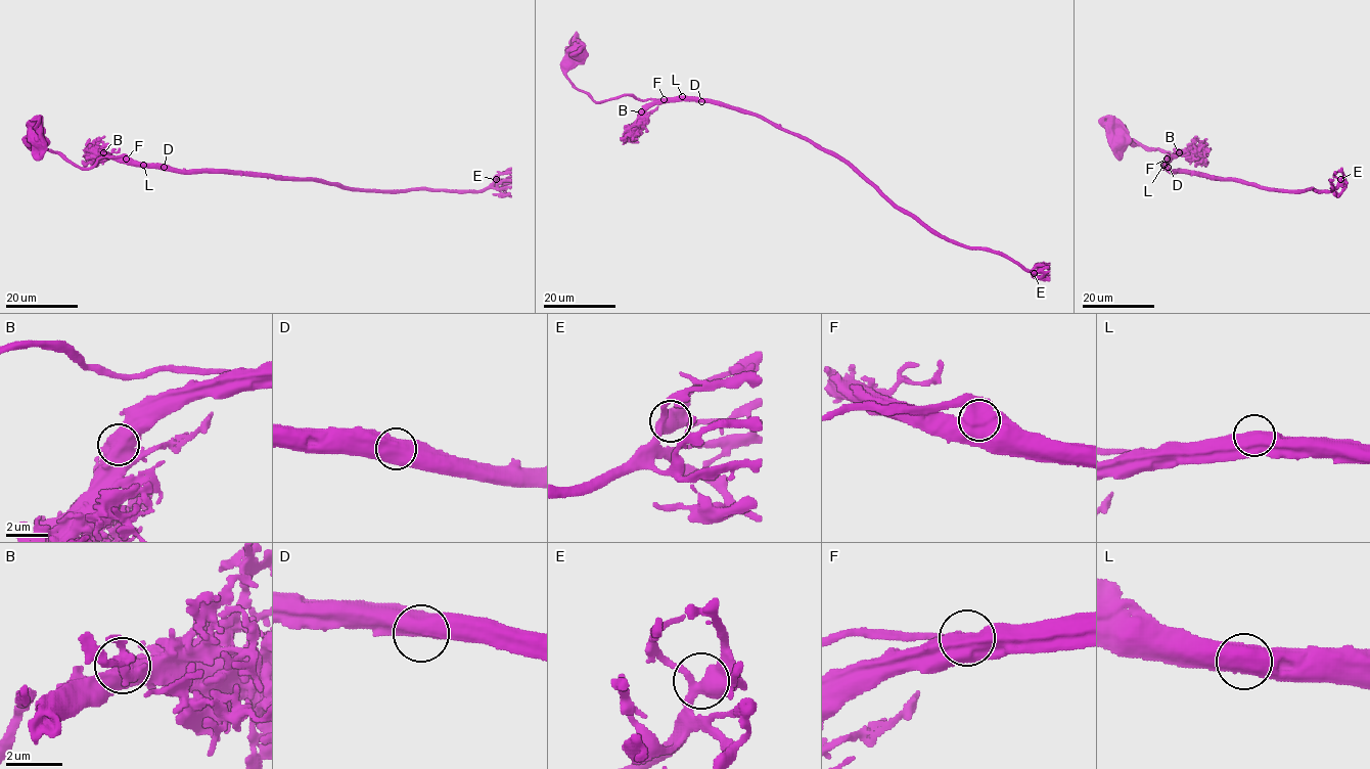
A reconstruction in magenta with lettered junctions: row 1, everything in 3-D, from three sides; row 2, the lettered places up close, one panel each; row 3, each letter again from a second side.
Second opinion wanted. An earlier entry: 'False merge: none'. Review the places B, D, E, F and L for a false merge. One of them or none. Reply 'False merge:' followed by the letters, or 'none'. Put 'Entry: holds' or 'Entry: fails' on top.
Entry: holds
False merge: none

